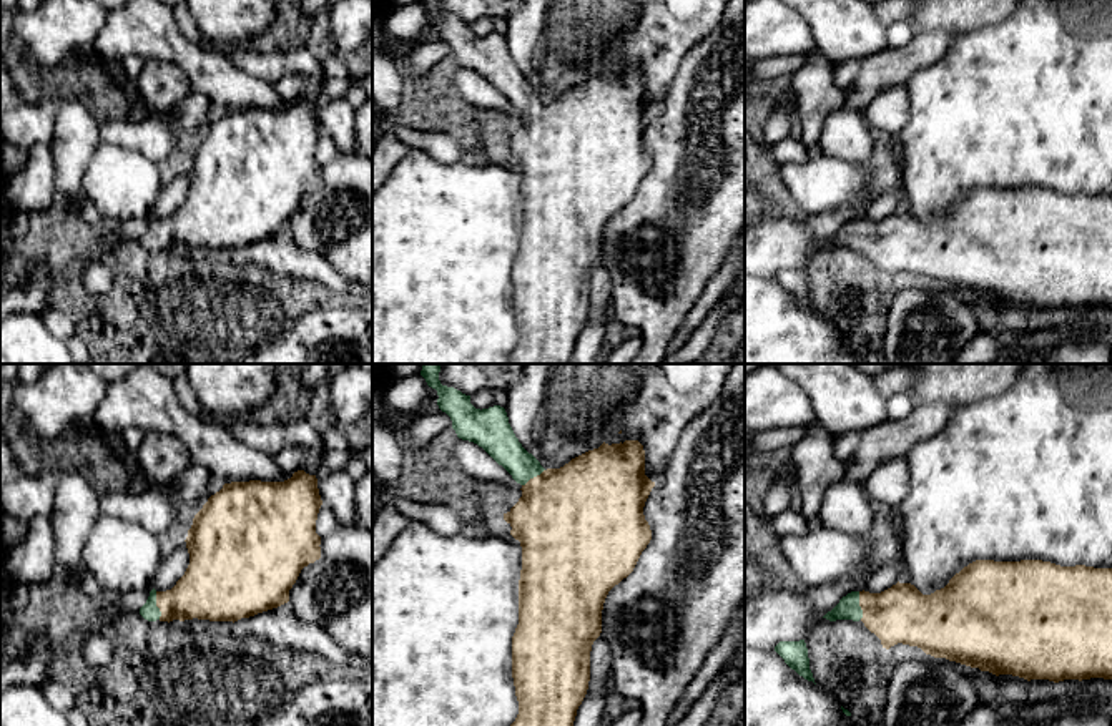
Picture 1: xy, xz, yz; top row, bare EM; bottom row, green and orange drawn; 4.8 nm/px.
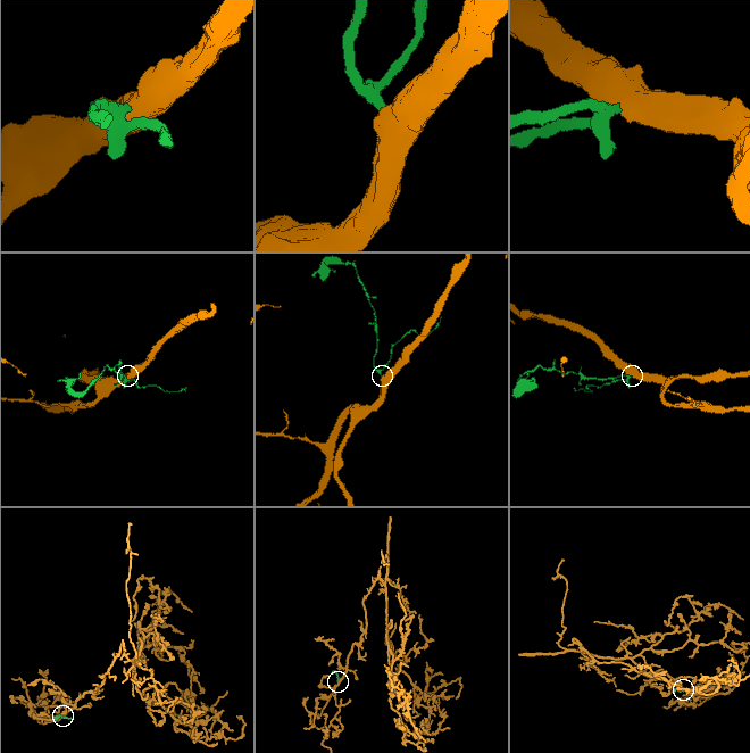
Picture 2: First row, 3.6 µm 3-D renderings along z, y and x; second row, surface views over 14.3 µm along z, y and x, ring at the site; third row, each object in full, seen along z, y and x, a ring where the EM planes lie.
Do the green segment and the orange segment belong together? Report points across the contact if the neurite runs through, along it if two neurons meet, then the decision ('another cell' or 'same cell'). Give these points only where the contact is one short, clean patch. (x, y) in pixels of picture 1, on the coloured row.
way xy (150, 612), (155, 605), (180, 603), (205, 592); same cell

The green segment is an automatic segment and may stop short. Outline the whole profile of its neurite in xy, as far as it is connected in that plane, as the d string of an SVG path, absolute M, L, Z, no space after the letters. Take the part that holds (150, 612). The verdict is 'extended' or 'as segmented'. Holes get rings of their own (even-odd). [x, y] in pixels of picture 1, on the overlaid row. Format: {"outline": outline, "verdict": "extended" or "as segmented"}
{"outline": "M298 470L284 482L231 482L211 495L203 508L194 515L188 530L186 548L189 565L185 575L171 590L150 591L140 615L148 621L173 620L209 620L238 621L258 613L278 608L289 601L289 590L296 583L301 570L321 558L321 537L316 533L316 520L322 505L317 478L304 470Z", "verdict": "extended"}

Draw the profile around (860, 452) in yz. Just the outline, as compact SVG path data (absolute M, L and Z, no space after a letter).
M918 400L904 419L888 419L863 432L843 434L833 449L844 467L844 480L863 485L881 464L904 459L916 444L942 430L954 409L941 400Z

